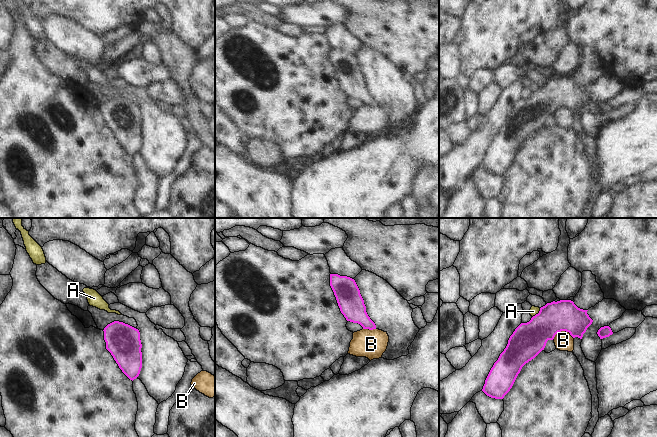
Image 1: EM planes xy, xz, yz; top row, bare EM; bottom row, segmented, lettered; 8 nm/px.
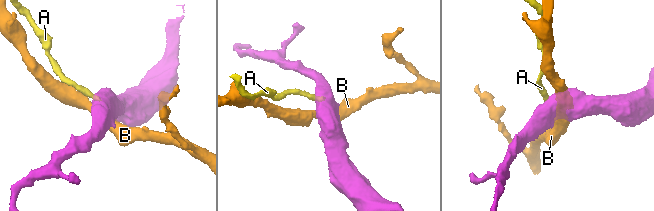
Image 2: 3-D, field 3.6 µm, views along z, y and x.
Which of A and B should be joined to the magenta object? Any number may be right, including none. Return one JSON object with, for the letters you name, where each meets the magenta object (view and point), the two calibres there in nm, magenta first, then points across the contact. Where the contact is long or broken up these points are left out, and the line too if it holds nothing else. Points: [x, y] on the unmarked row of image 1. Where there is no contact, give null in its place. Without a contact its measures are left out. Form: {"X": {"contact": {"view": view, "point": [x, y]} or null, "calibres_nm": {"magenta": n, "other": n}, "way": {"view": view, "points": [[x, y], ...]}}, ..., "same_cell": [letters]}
{"same_cell": []}

